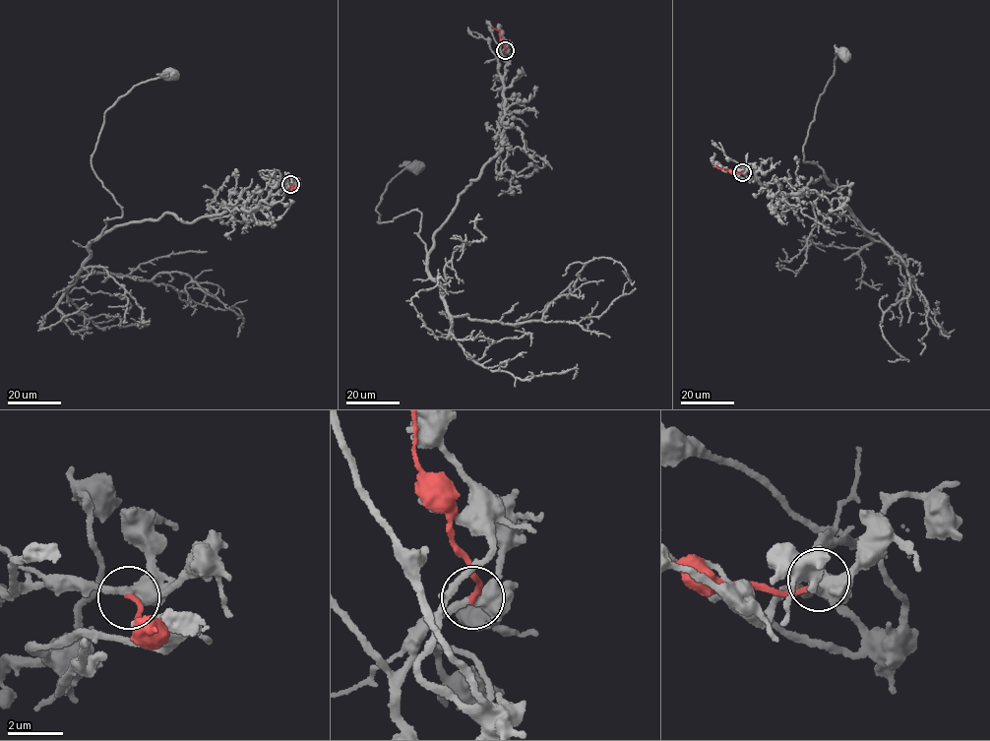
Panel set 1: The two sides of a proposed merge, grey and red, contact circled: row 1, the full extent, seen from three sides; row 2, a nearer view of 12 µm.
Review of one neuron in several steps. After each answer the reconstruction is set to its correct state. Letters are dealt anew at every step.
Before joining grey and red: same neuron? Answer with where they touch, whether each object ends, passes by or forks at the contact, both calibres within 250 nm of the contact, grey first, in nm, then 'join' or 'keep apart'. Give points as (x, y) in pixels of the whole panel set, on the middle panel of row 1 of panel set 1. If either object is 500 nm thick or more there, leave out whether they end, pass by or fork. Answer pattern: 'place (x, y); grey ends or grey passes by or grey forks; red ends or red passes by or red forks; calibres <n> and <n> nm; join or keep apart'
place (505, 50); grey passes by; red ends; calibres 360 and 190 nm; keep apart

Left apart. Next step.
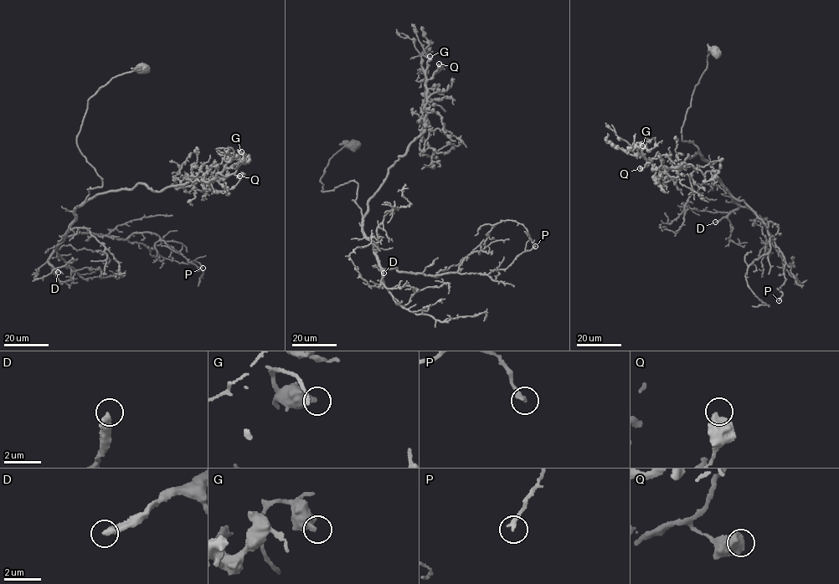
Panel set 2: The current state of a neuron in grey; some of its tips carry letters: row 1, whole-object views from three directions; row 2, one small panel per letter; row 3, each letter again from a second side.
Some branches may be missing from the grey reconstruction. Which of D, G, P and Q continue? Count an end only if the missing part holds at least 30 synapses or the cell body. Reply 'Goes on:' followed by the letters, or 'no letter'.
Goes on: D

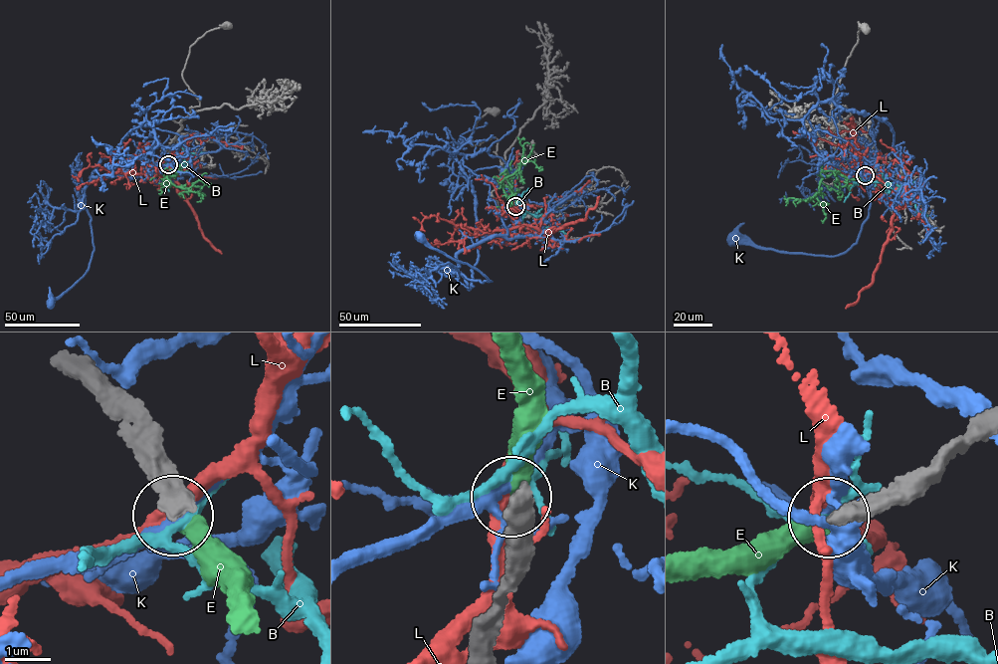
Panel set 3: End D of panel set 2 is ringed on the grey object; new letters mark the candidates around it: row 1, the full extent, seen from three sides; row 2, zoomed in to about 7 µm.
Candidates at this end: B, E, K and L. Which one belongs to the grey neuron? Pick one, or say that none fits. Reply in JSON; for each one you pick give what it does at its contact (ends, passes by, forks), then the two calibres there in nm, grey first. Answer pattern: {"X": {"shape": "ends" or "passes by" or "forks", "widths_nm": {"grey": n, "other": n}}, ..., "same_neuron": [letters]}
{"E": {"shape": "ends", "widths_nm": {"grey": 460, "other": 340}}, "same_neuron": ["E"]}

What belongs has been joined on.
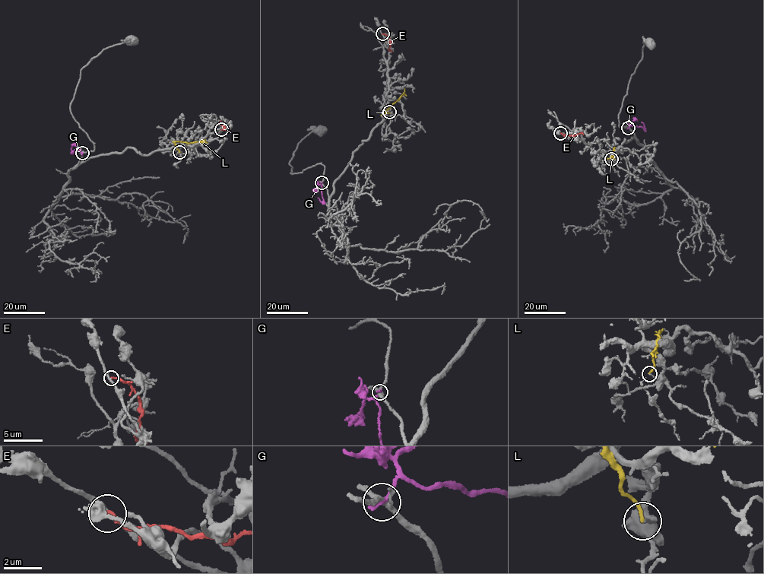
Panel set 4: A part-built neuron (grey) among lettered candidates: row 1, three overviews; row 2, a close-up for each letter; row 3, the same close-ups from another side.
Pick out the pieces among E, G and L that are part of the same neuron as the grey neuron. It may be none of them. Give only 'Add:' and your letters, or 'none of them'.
Add: none of them

